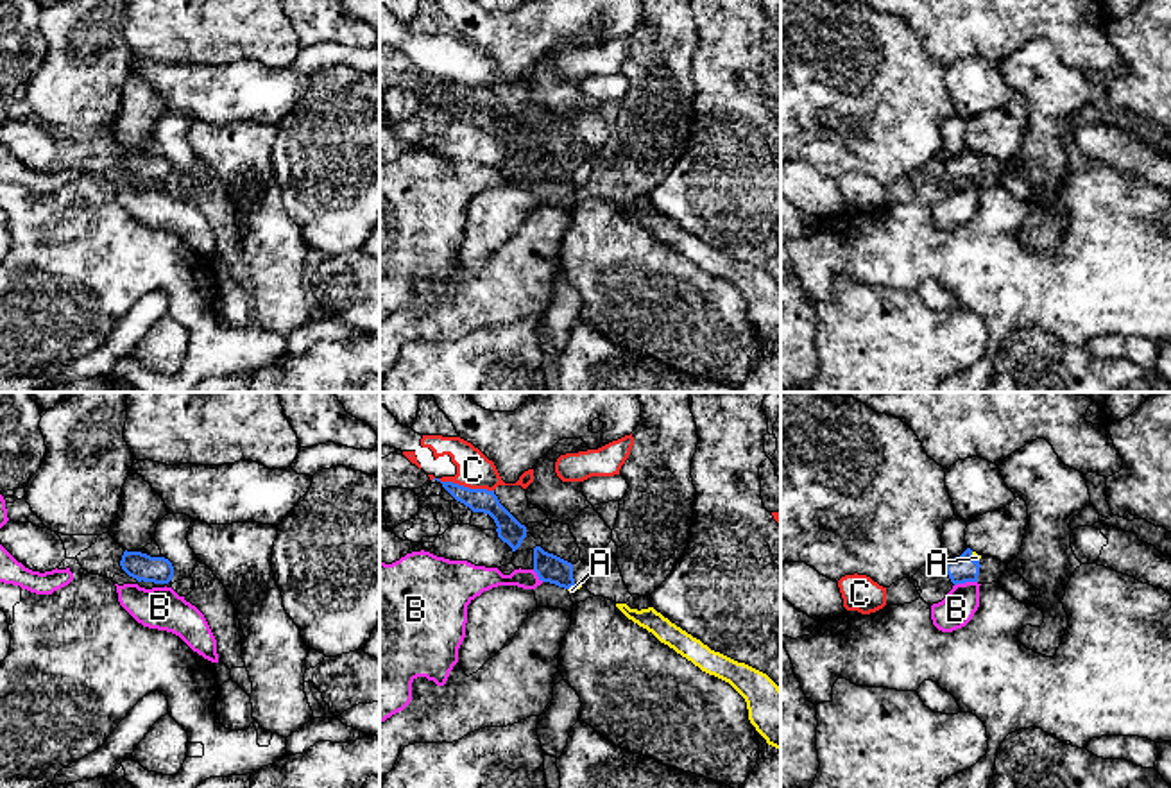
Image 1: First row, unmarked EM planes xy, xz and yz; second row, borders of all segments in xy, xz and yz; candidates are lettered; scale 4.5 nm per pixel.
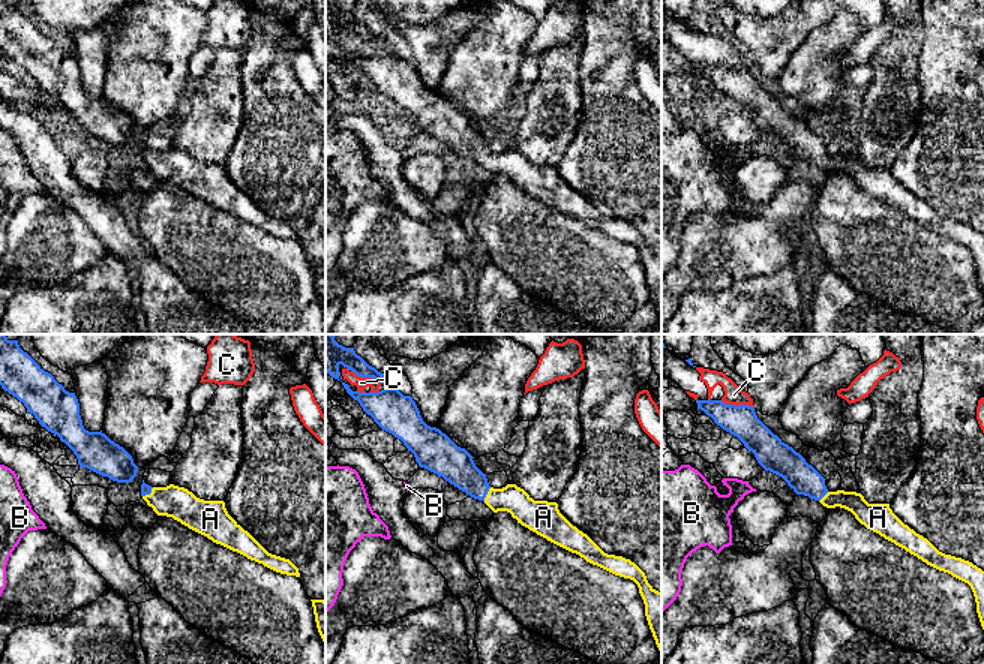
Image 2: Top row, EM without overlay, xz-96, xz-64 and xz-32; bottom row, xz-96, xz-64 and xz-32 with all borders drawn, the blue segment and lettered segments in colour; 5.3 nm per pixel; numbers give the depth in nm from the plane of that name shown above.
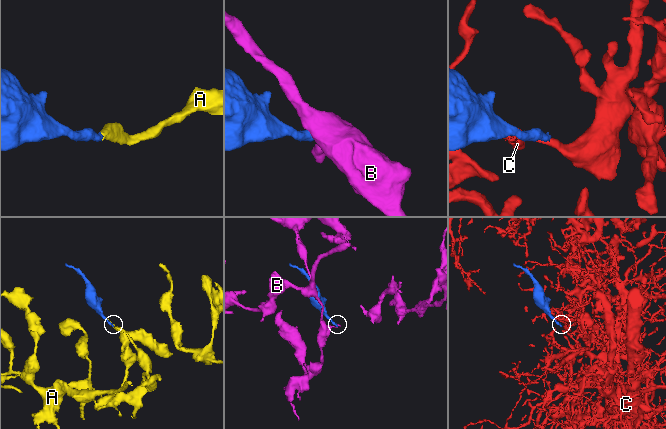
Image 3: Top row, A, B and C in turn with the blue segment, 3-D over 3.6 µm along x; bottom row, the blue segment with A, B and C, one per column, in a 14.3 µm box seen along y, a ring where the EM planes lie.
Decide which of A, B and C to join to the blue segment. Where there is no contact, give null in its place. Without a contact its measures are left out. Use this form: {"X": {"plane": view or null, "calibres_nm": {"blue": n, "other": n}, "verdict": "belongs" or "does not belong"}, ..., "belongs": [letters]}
{"A": {"plane": "yz", "calibres_nm": {"blue": 120, "other": 30}, "verdict": "belongs"}, "B": {"plane": "yz", "calibres_nm": {"blue": 120, "other": 160}, "verdict": "does not belong"}, "C": {"plane": "xz", "calibres_nm": {"blue": 110, "other": 160}, "verdict": "does not belong"}, "belongs": ["A"]}

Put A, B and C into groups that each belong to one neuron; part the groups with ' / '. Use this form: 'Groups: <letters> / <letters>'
Groups: A / B / C

